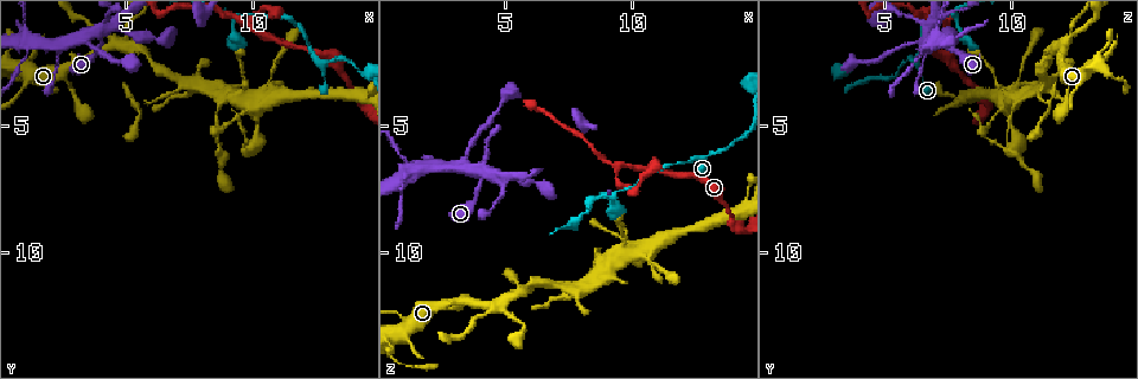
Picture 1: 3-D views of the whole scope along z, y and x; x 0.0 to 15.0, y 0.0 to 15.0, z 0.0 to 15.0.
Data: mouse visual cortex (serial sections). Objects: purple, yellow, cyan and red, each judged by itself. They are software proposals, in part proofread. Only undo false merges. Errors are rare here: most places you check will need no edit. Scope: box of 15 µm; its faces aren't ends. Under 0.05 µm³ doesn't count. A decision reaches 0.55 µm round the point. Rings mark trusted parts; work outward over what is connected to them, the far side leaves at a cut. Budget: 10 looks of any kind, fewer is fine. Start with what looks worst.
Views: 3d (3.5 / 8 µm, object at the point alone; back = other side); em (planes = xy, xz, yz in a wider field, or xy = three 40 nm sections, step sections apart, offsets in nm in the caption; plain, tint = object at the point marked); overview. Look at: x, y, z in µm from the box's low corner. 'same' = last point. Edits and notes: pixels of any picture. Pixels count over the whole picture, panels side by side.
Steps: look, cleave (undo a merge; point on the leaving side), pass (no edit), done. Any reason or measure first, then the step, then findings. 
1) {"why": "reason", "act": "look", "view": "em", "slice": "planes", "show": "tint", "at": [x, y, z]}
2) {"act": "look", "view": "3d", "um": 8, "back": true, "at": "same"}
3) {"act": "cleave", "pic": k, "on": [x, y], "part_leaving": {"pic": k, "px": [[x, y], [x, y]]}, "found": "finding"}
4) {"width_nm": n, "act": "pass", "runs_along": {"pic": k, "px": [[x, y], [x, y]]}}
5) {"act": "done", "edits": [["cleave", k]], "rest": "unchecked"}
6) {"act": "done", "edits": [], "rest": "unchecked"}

{"why": "sharp bend", "act": "look", "view": "3d", "um": 3.5, "at": [4.6, 1.7, 12.0]}

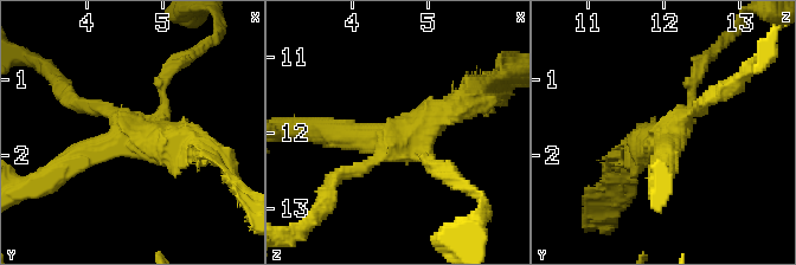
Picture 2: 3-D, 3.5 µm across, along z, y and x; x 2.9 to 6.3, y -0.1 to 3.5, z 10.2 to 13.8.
{"why": "need the tissue", "act": "look", "view": "em", "slice": "xy", "step": 2, "show": "tint", "at": [4.50, 1.75, 12.05]}

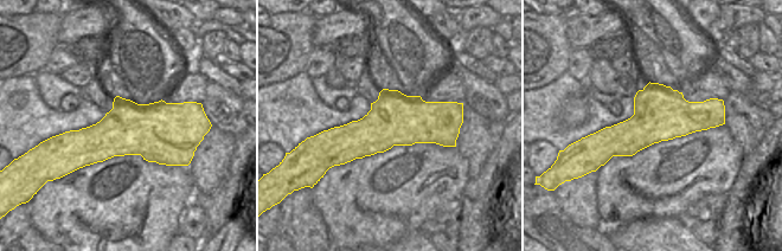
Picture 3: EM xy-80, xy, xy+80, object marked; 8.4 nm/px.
{"act": "pass", "runs_along": {"pic": 2, "px": [[55, 173], [123, 136], [197, 143]]}, "found": "all the same cell"}

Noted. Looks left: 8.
{"why": "narrows sharply", "act": "look", "view": "em", "slice": "xy", "step": 3, "show": "tint", "at": [12.7, 2.5, 6.3]}

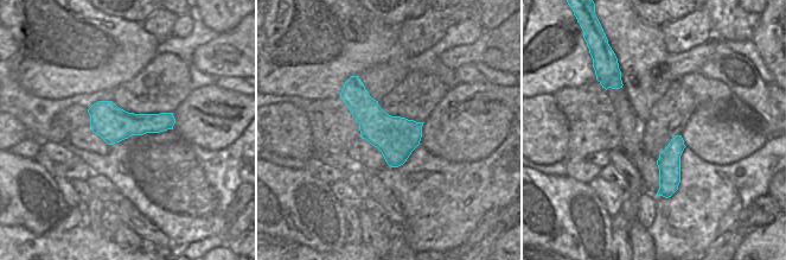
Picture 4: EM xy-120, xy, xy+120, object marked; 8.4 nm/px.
{"why": "wider look", "act": "look", "view": "3d", "um": 3.5, "at": "same"}

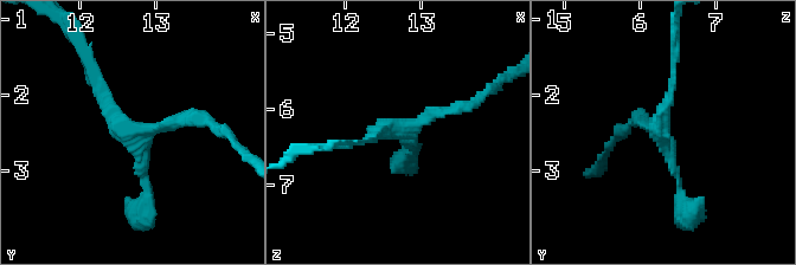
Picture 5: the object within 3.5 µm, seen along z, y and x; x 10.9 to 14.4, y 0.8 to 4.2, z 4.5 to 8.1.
{"act": "pass", "runs_along": {"pic": 5, "px": [[142, 209], [142, 159], [100, 76]]}, "found": "continuous, no second cell"}

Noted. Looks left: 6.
{"why": "thick turns thin", "act": "look", "view": "3d", "um": 3.5, "back": true, "at": [8.9, 4.0, 10.2]}

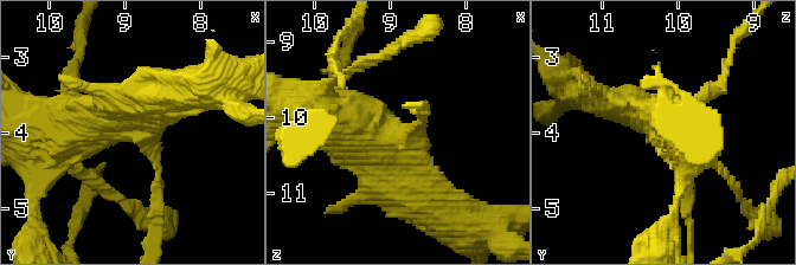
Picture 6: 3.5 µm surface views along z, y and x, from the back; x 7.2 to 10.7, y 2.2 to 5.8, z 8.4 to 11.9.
{"arm_widths_nm": [150, 450], "act": "pass", "found": "continuous, no second cell"}

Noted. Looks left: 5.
{"why": "calibre changes", "act": "look", "view": "3d", "um": 3.5, "at": [10.6, 3.1, 10.2]}

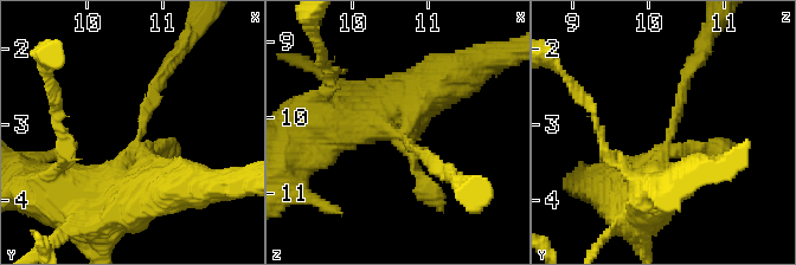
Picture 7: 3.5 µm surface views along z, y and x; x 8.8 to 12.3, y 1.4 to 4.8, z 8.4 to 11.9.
{"why": "shape alone is not enough", "act": "look", "view": "em", "slice": "xy", "step": 5, "show": "tint", "at": [10.70, 3.10, 10.30]}

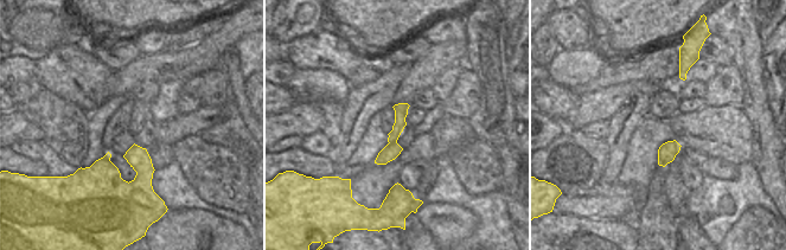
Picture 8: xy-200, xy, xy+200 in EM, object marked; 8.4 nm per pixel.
{"act": "pass", "found": "continuous, no second cell"}

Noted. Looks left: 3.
{"act": "done", "edits": [], "rest": "unchecked"}

